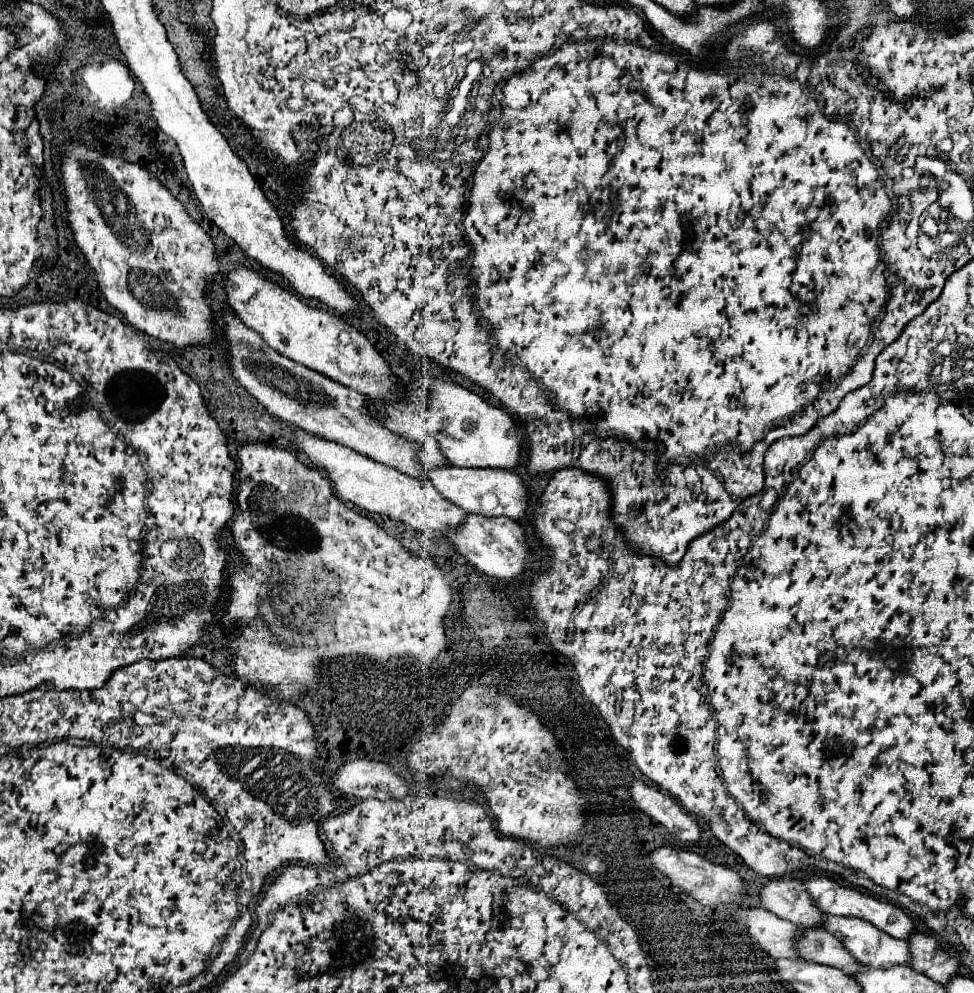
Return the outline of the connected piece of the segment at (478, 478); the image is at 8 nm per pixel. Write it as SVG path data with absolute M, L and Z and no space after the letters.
M439 468L427 474L433 486L447 496L453 504L463 508L467 514L483 514L489 518L507 516L511 520L523 520L529 506L529 490L523 478L511 470L475 470L475 468Z

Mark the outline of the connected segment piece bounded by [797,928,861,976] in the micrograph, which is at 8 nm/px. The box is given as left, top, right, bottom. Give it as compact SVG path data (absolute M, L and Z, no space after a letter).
M807 928L801 932L803 936L797 942L797 950L805 960L839 968L847 976L855 976L855 972L861 970L861 962L855 960L831 932L823 928Z

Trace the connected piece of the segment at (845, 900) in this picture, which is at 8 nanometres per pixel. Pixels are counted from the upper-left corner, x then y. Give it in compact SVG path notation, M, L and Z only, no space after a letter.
M813 874L805 880L805 886L807 886L807 892L813 896L815 904L819 908L823 908L823 912L827 914L833 914L833 916L847 916L847 918L861 918L865 922L871 922L875 928L879 928L881 932L887 932L889 936L893 938L899 938L899 940L909 940L909 936L913 932L917 932L913 920L895 904L891 902L883 902L883 900L877 900L873 896L867 896L867 894L861 894L857 890L851 890L851 888L843 888L839 886L837 882L829 880L827 876L823 874Z

